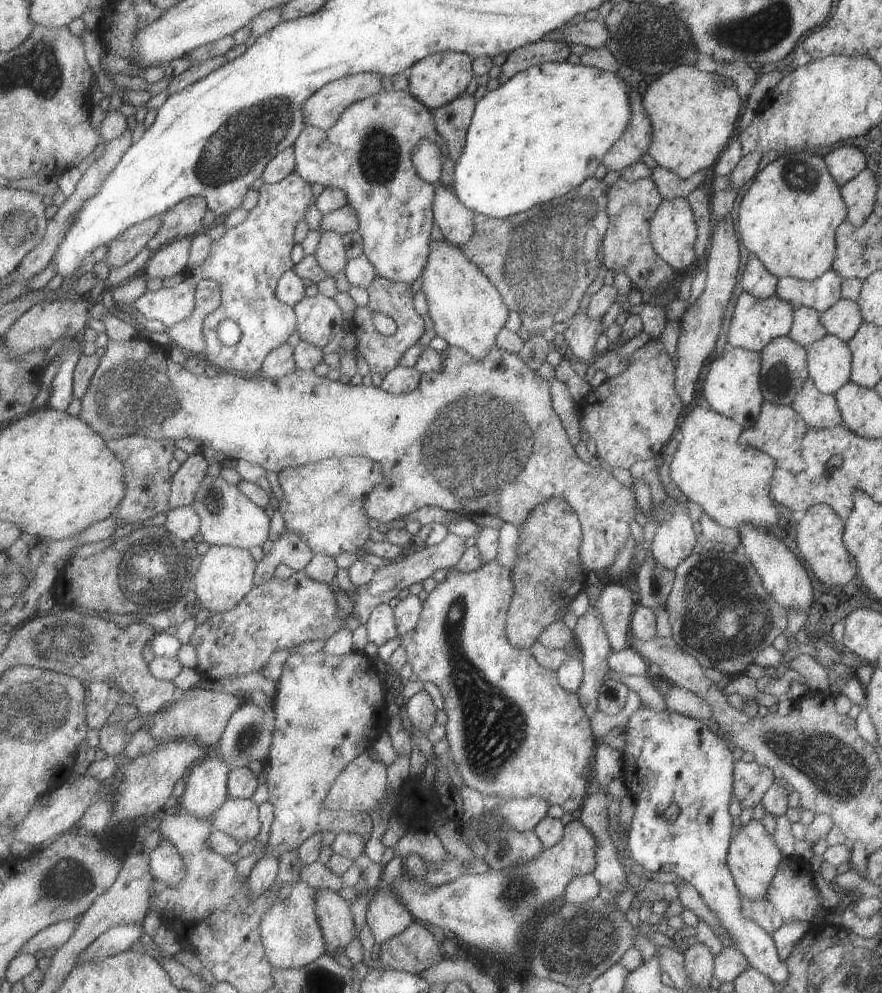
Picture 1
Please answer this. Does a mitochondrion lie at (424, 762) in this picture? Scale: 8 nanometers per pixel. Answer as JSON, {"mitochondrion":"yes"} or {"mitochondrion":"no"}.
{"mitochondrion":"no"}

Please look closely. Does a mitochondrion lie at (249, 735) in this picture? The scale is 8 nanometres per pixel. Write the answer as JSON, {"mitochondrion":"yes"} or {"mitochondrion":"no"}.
{"mitochondrion":"yes"}

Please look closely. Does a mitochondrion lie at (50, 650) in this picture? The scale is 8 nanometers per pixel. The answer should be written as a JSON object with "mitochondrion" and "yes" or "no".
{"mitochondrion":"yes"}

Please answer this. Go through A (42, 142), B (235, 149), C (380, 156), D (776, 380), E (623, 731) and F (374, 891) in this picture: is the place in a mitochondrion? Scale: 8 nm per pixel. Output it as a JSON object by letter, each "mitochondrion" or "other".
{"A":"other","B":"mitochondrion","C":"mitochondrion","D":"mitochondrion","E":"other","F":"other"}

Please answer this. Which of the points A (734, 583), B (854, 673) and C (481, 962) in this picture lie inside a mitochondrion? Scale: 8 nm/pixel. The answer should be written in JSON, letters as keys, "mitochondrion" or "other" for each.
{"A":"mitochondrion","B":"other","C":"other"}

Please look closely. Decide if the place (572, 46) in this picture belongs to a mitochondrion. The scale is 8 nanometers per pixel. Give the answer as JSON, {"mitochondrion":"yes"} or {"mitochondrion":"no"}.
{"mitochondrion":"no"}

